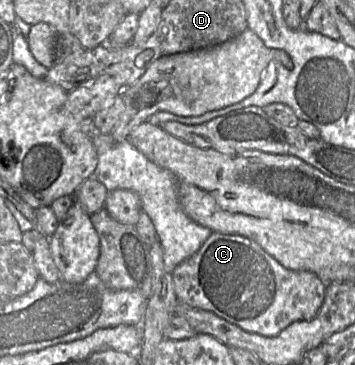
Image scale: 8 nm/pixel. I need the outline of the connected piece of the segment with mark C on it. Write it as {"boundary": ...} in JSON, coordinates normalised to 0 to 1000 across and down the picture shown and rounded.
{"boundary":[[[597,636],[549,696],[499,726],[485,742],[485,767],[501,827],[600,855],[690,907],[746,921],[786,912],[828,879],[885,868],[913,825],[921,789],[921,775],[882,745],[800,732],[713,655],[620,636]]]}

